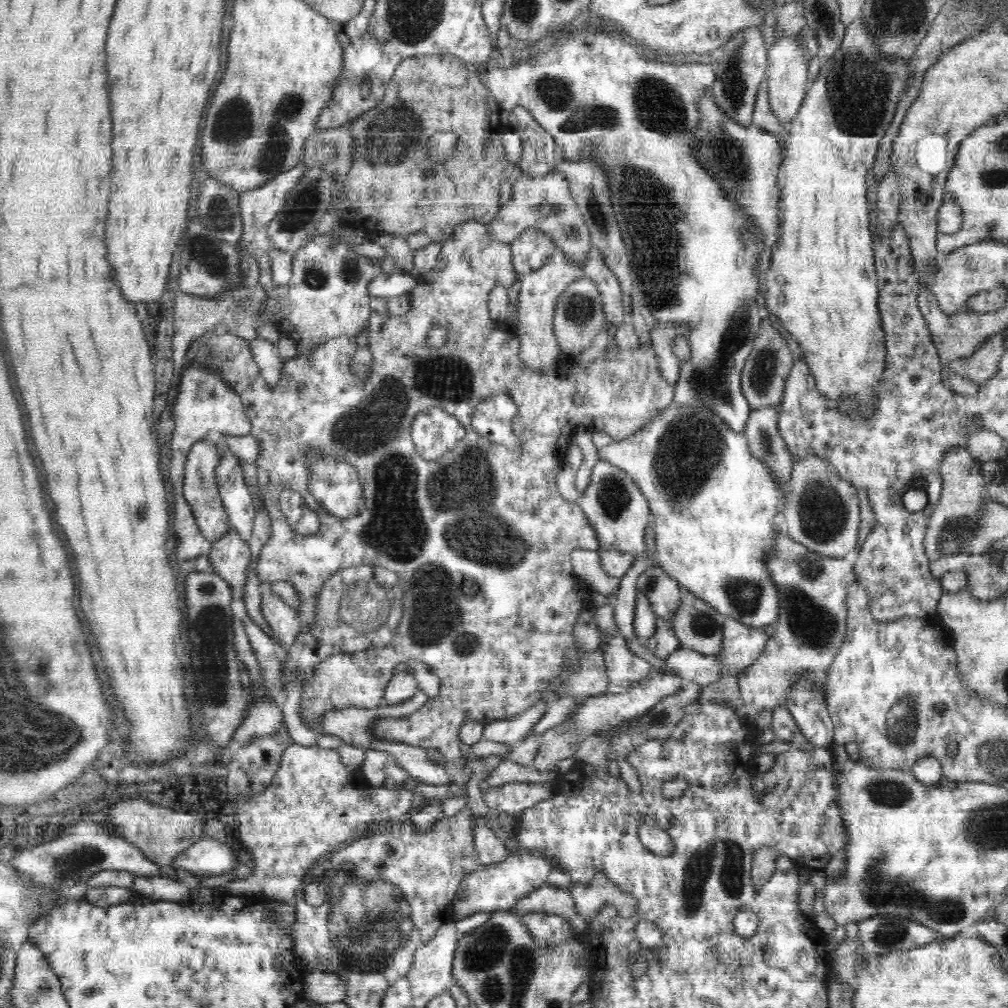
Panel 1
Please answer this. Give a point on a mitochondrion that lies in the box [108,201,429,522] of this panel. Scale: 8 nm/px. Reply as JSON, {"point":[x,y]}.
{"point":[204,251]}

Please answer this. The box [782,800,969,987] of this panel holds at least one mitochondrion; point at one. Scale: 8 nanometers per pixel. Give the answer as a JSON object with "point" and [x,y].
{"point":[891,931]}

